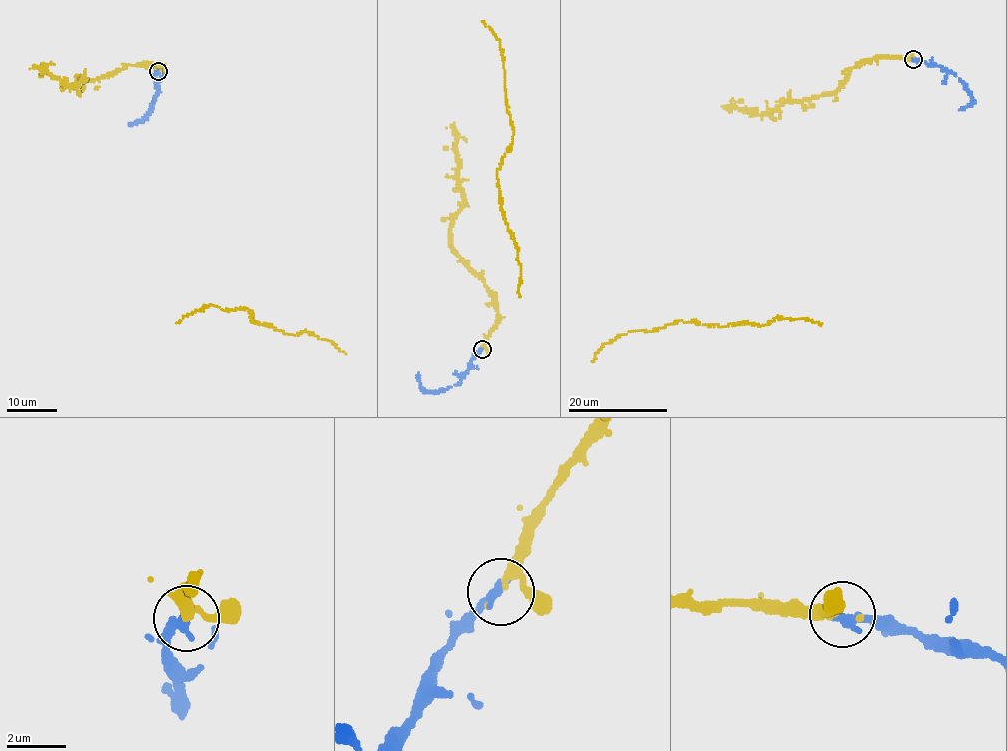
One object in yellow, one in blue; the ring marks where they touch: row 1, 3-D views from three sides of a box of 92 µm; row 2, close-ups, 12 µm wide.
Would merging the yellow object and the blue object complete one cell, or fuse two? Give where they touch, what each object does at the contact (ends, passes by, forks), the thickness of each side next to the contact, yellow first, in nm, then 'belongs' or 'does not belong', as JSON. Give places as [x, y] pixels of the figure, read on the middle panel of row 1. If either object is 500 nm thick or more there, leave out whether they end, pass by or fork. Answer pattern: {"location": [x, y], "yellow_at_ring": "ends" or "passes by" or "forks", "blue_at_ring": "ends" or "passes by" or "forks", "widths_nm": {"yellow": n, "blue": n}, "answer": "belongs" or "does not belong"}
{"location": [482, 349], "yellow_at_ring": "passes by", "blue_at_ring": "ends", "widths_nm": {"yellow": 260, "blue": 360}, "answer": "belongs"}

